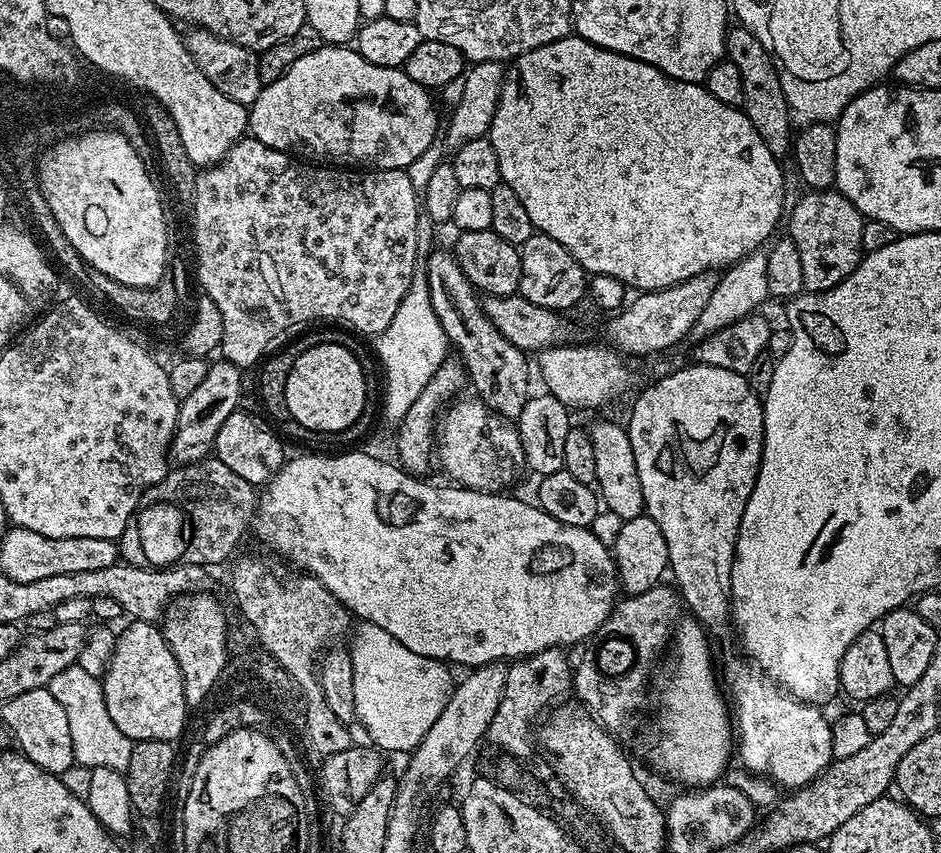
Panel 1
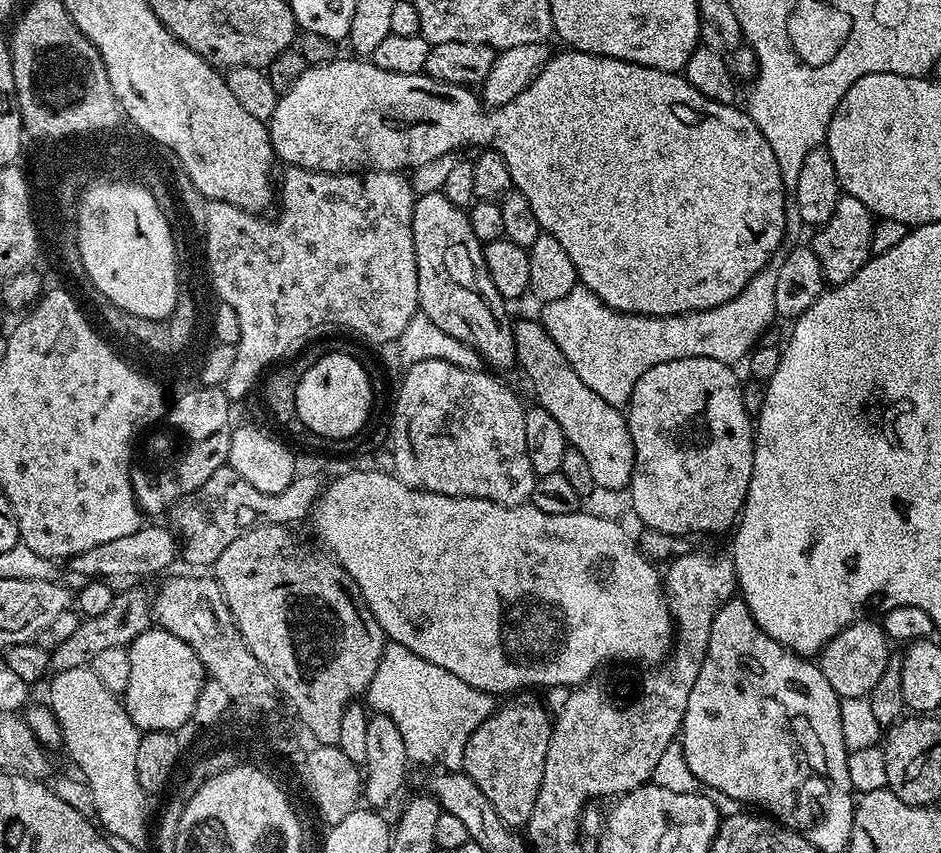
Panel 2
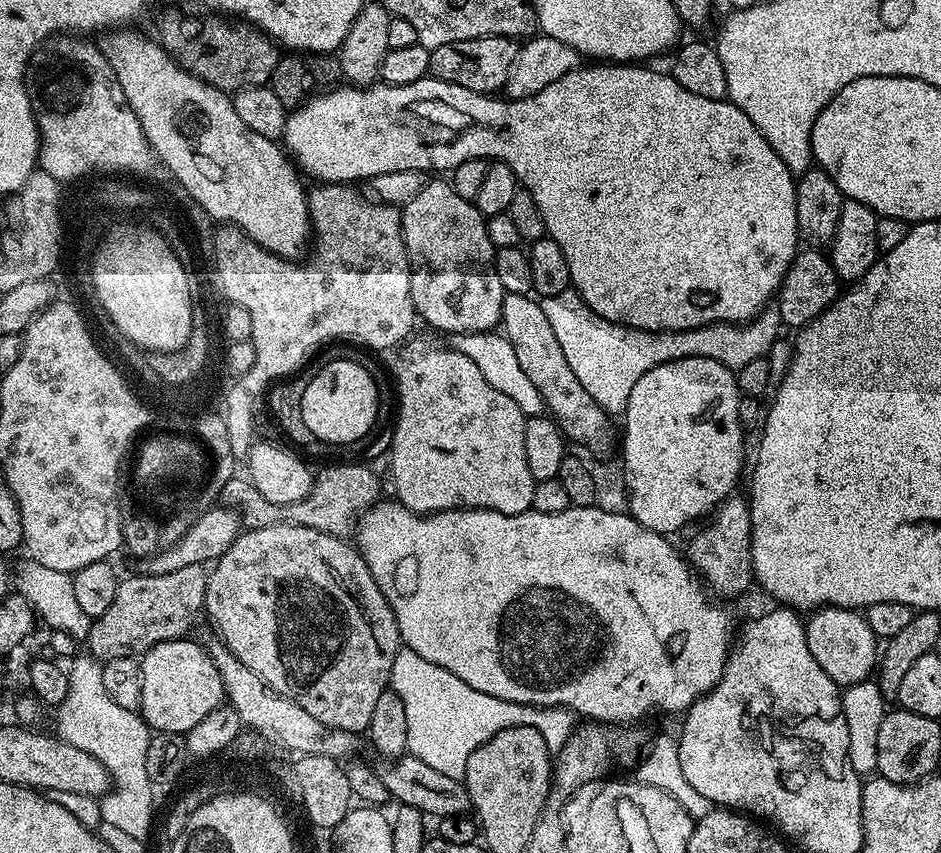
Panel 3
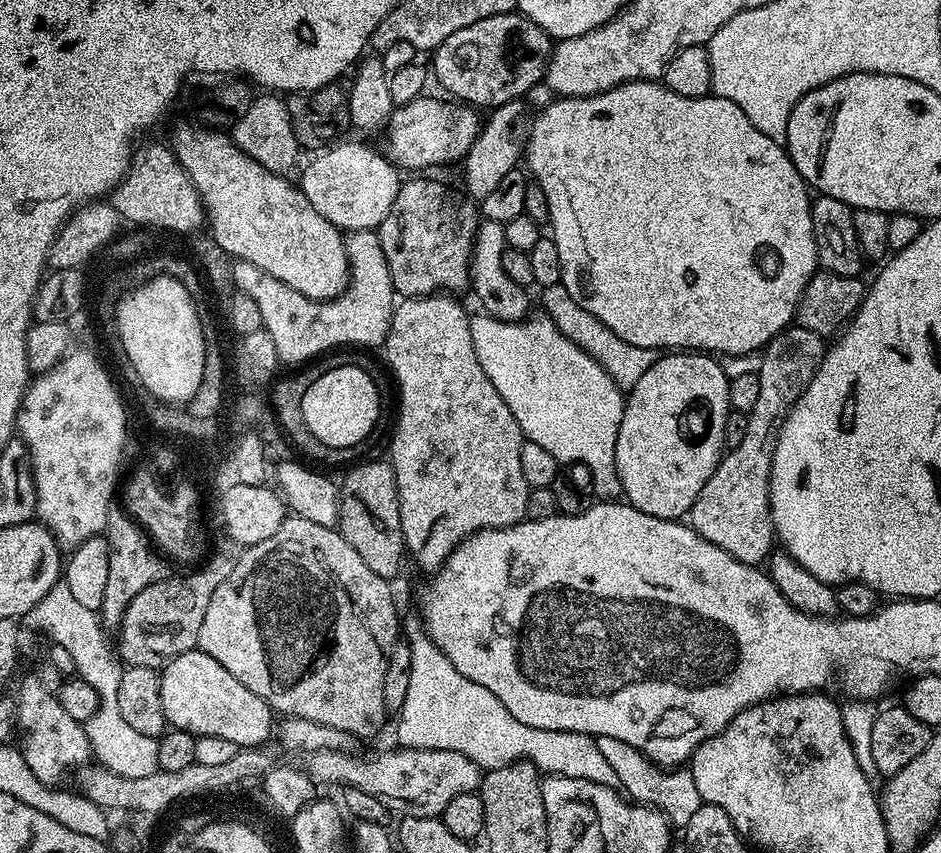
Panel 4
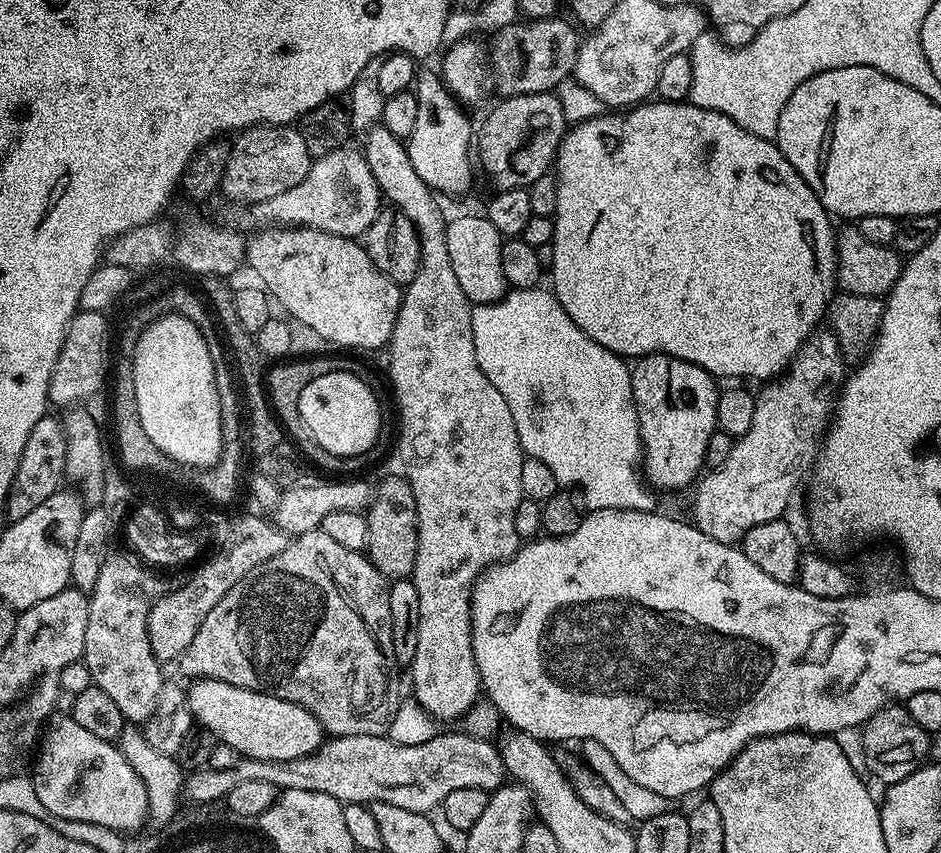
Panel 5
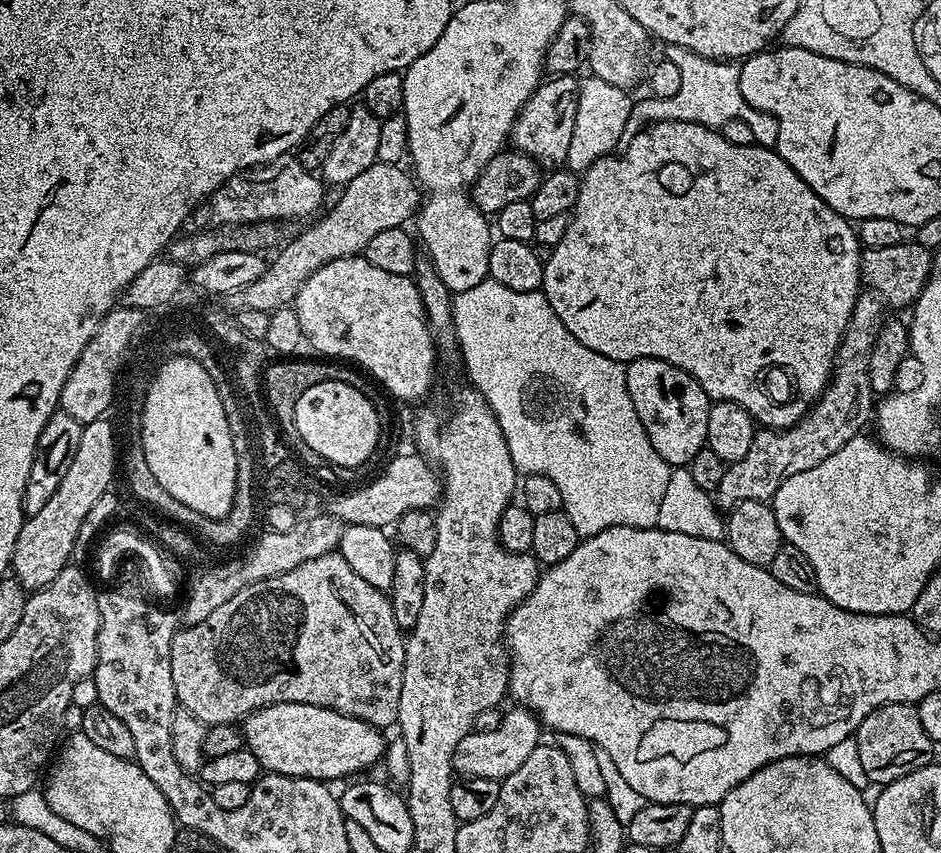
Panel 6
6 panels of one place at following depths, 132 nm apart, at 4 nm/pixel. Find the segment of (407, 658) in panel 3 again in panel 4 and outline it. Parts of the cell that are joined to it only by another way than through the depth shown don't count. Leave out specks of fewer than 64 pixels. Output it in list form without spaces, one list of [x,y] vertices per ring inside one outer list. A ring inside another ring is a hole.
[[[423,627],[407,629],[406,642],[410,646],[410,686],[406,690],[406,702],[402,702],[402,710],[398,714],[400,720],[396,724],[396,736],[399,747],[421,748],[422,750],[448,750],[464,754],[482,770],[501,768],[512,764],[515,760],[528,760],[541,773],[549,776],[565,776],[566,778],[582,778],[590,782],[598,782],[607,788],[619,789],[619,778],[605,755],[598,750],[596,737],[581,732],[563,732],[562,730],[538,730],[534,726],[526,726],[526,722],[518,722],[486,686],[478,686],[478,682],[470,682],[438,650],[438,646],[428,637]]]

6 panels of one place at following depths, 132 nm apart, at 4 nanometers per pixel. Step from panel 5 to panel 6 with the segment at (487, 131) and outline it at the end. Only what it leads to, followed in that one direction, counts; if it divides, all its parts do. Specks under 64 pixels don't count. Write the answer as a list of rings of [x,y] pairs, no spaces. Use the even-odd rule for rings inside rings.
[[[553,75],[548,79],[536,87],[532,97],[520,107],[520,116],[514,122],[510,137],[515,151],[526,153],[544,170],[559,168],[565,163],[570,138],[573,137],[580,86],[580,80],[575,75]]]

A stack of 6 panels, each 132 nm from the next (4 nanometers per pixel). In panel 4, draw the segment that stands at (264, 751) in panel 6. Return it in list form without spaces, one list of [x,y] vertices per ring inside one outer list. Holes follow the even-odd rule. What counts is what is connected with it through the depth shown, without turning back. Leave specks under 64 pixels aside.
[[[193,650],[178,654],[160,672],[160,697],[164,719],[173,729],[190,732],[197,738],[213,736],[241,749],[264,746],[268,735],[274,732],[272,707],[254,690],[242,686],[222,662],[210,658],[210,654]]]

